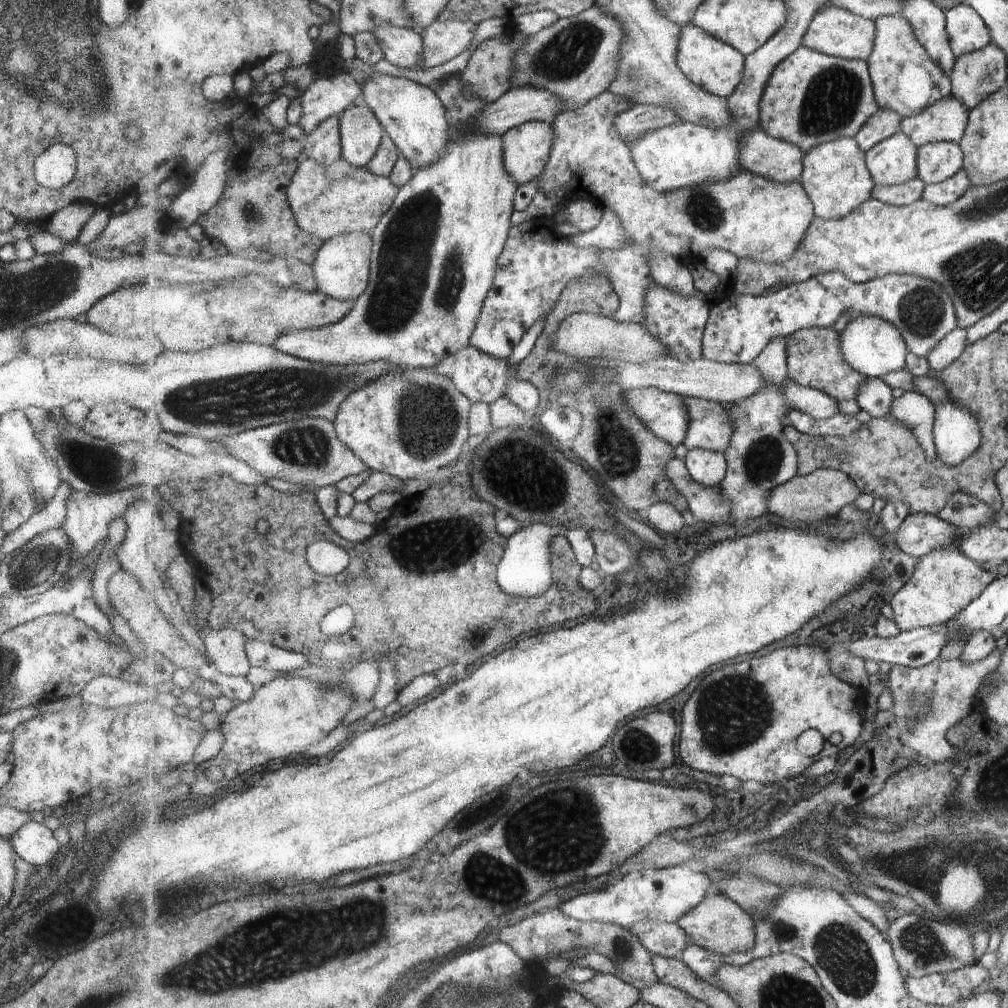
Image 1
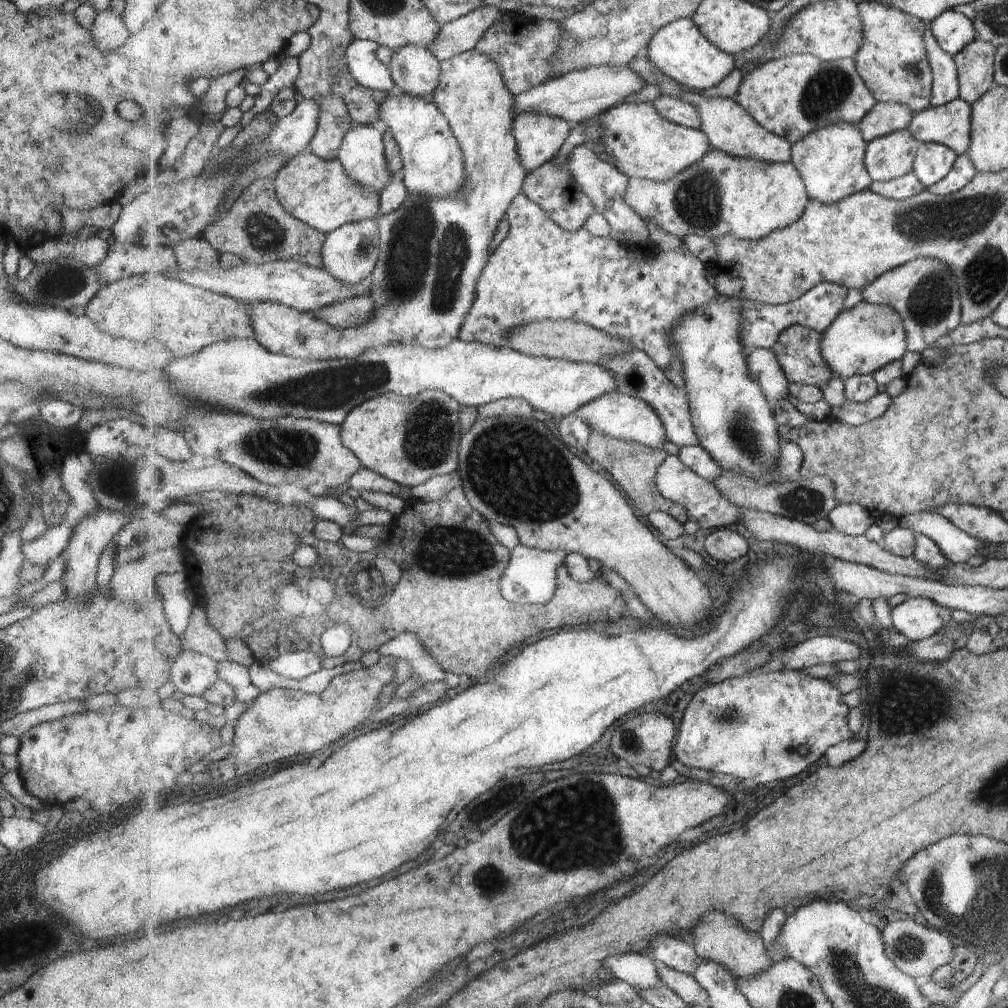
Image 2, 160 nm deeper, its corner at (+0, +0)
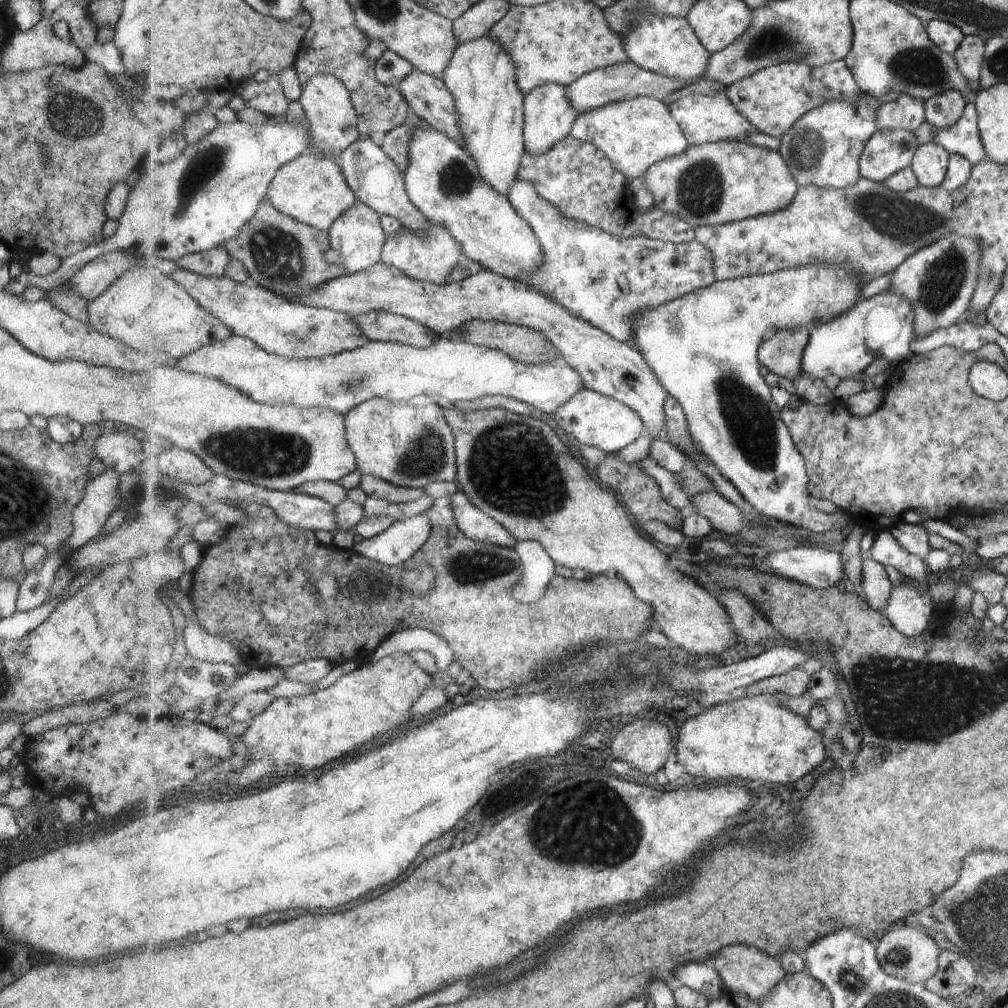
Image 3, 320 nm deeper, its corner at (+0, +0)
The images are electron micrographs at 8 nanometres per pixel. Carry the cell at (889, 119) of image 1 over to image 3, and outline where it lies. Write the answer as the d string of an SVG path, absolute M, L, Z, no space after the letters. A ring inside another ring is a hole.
M901 95L895 102L882 104L878 110L880 129L916 130L927 121L925 101Z

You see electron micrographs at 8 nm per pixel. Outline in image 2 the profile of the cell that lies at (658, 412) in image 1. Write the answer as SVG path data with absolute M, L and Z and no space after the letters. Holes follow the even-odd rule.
M617 391L605 393L593 402L584 404L576 410L576 415L589 425L590 430L597 429L618 441L633 441L656 449L669 441L663 420L650 404Z

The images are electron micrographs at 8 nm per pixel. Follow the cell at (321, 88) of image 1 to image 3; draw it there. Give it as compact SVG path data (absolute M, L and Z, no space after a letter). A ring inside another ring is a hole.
M273 120L263 124L249 124L245 121L219 123L219 126L206 134L199 142L188 144L177 160L161 166L139 168L131 179L127 202L119 218L117 228L111 236L103 237L96 245L60 260L55 272L45 276L35 276L23 272L10 278L5 286L7 294L20 295L28 287L36 287L47 293L66 281L79 270L80 266L109 251L127 252L136 257L149 257L164 261L178 262L187 255L202 253L221 247L231 239L243 234L244 226L256 215L261 202L268 194L268 188L277 172L288 162L308 153L311 144L311 128L300 121Z

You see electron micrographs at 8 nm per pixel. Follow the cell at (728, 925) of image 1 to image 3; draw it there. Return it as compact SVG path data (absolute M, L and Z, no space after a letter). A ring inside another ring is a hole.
M733 945L724 948L717 957L709 959L705 964L713 967L724 980L729 991L751 999L757 1006L762 1004L766 996L785 980L788 972L776 958L766 955L761 949L749 945Z

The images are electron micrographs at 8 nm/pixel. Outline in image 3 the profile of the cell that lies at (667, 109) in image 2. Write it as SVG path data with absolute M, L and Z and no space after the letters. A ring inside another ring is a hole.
M725 92L715 93L714 95L688 94L669 103L668 107L671 109L672 117L677 121L677 124L680 124L691 144L745 141L748 137L752 137L759 132L756 126L737 110L737 107Z

